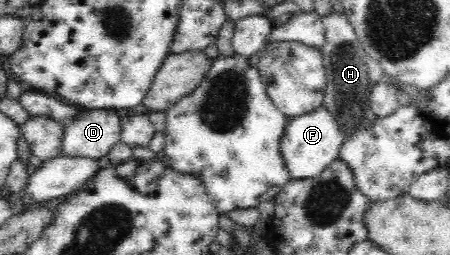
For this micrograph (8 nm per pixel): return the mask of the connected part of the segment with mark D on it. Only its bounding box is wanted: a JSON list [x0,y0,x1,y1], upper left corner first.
[59,110,121,160]

